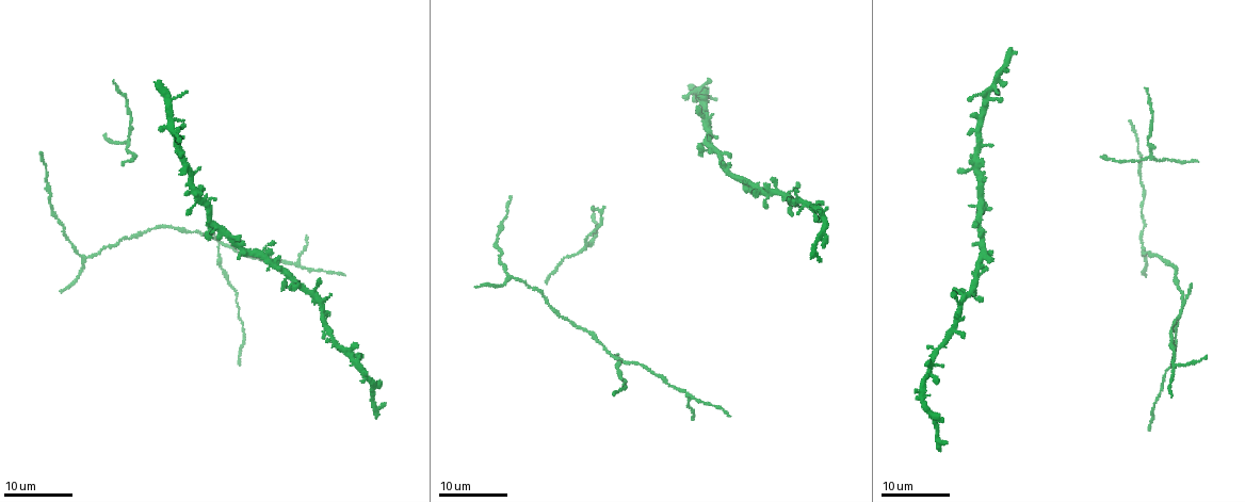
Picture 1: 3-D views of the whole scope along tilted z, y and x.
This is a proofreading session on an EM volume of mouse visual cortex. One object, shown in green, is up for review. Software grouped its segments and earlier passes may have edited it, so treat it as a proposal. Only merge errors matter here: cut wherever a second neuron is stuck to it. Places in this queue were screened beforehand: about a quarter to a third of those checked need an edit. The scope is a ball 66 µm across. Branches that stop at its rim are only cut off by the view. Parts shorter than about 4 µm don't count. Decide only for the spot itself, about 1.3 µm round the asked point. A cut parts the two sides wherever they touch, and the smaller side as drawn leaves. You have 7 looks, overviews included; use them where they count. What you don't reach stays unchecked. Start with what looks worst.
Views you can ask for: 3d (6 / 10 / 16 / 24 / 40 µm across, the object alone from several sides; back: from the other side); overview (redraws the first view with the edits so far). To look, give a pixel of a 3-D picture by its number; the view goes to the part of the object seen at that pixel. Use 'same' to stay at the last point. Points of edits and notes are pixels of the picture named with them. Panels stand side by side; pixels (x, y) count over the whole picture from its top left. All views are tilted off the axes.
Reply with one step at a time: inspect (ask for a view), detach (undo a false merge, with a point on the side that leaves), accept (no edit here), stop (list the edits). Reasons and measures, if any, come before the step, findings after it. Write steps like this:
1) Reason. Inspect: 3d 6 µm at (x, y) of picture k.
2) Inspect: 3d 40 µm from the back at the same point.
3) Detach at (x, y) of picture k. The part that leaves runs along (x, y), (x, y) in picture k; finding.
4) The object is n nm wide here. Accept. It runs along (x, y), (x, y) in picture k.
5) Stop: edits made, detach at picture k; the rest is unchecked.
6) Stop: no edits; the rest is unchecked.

A fork. Inspect: 3d 16 µm at (622, 362) of picture 1.

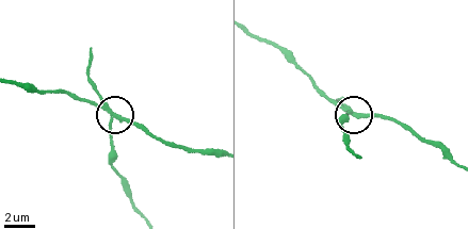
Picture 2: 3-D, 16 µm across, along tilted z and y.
Inspect: 3d 10 µm at (114, 117) of picture 2.

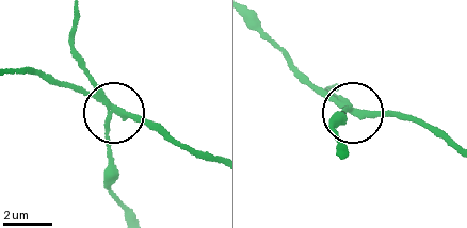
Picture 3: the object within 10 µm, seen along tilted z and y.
The side arm is 21 µm long. Detach at (84, 69) of picture 3. The part that leaves runs along (106, 103), (111, 192), (121, 209) in picture 3; a second neuron is stuck on.

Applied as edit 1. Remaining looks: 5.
Arms part here. Inspect: 3d 16 µm at (192, 177) of picture 1.

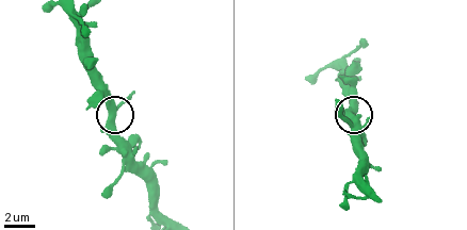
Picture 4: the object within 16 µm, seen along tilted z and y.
Inspect: 3d 10 µm at (115, 112) of picture 4.

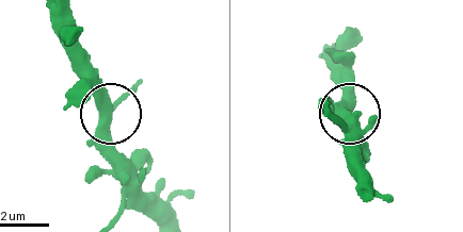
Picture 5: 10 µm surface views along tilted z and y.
3 arms meet here. Accept. One neuron here.

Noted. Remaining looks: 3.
Three arms meet. Inspect: 3d 16 µm at (1151, 156) of picture 1.

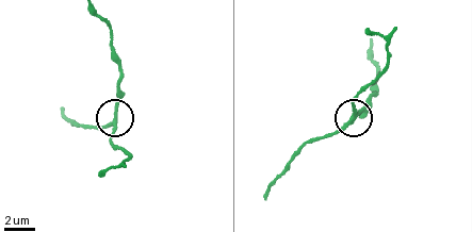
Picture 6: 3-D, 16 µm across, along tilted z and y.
Inspect: 3d 10 µm at (113, 118) of picture 6.

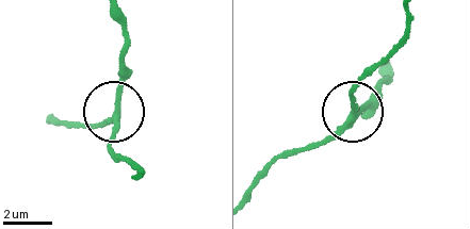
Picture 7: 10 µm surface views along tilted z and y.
The object is 240 nm wide here. Accept. One neuron here.

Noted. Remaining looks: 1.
Stop: edits made, detach at picture 3; the rest is unchecked.

